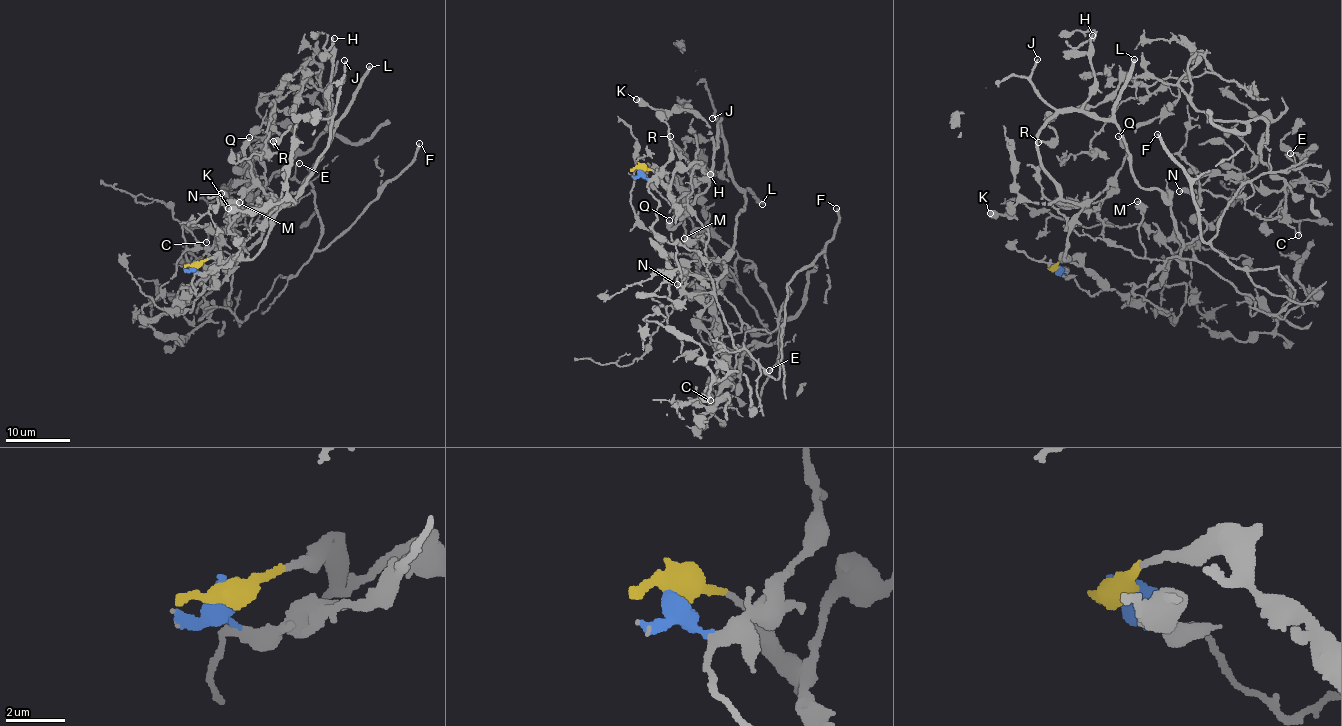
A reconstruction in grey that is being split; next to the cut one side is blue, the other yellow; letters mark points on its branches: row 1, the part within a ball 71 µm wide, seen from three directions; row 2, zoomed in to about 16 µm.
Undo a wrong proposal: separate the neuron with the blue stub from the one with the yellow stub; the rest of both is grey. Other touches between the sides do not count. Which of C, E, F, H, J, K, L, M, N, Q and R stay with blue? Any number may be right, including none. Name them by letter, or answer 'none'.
C, E, F, M, N

